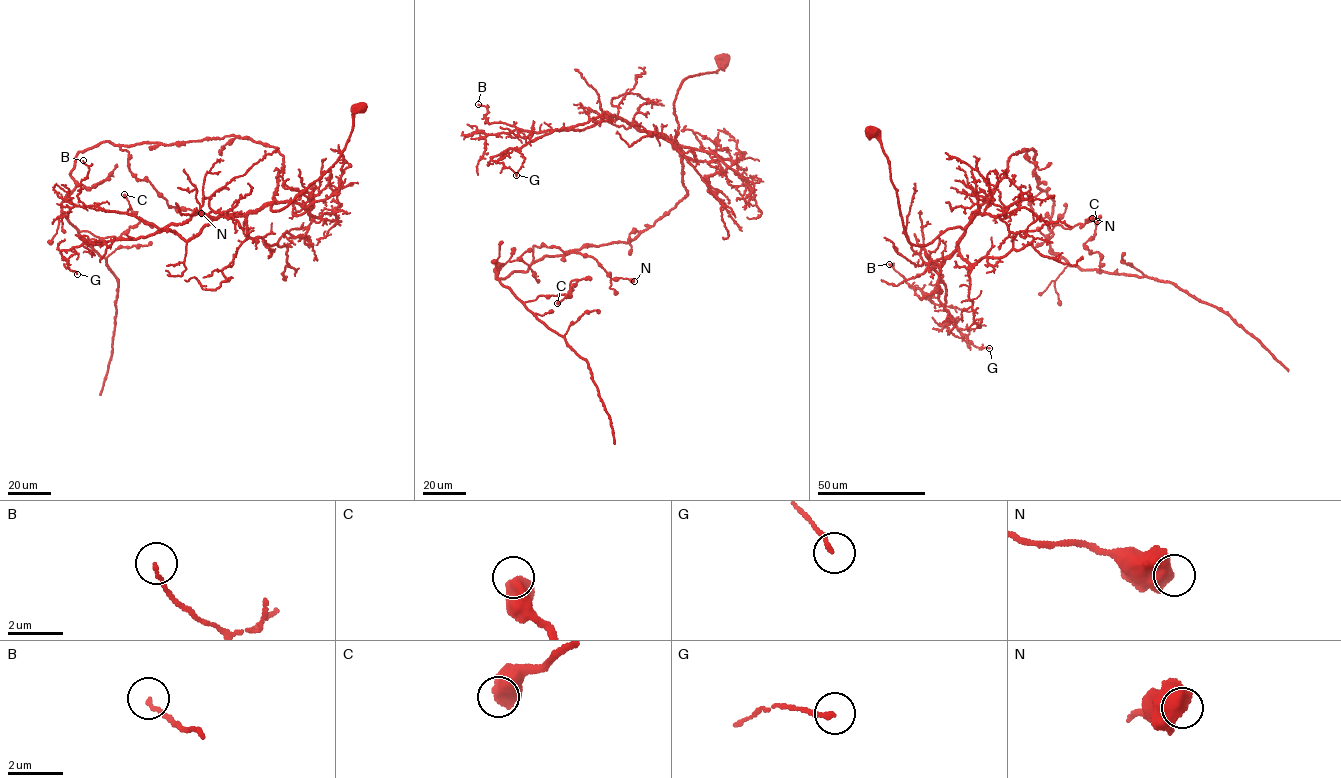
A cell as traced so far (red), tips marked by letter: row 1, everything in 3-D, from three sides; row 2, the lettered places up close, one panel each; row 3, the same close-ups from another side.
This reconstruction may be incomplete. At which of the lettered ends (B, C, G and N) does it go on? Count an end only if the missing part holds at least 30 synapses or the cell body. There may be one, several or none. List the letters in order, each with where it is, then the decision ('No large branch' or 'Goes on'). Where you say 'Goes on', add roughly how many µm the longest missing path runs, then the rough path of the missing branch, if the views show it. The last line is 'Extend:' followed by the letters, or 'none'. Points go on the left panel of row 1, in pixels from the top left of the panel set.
B: Place: (83, 160). No large branch
C: Place: (124, 194). No large branch
G: Place: (77, 274). No large branch
N: Place: (201, 213). No large branch
Extend: none

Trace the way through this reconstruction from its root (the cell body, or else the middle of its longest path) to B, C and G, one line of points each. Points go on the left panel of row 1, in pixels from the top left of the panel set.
B: (360, 106), (338, 159), (285, 208), (217, 216), (186, 240), (85, 205), (83, 160)
C: (360, 106), (280, 210), (283, 155), (234, 135), (101, 142), (61, 208), (118, 237), (139, 220), (124, 194)
G: (360, 106), (338, 159), (285, 208), (197, 212), (144, 237), (84, 241), (61, 251), (77, 274)

